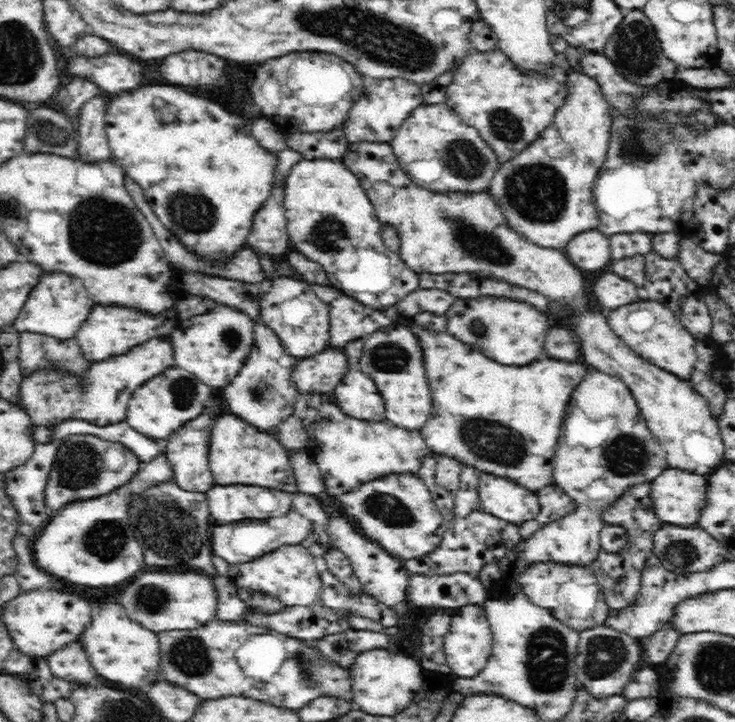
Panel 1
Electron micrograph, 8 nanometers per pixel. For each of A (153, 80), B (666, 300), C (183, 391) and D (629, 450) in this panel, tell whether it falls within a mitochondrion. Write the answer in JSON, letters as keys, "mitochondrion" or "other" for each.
{"A":"other","B":"other","C":"mitochondrion","D":"mitochondrion"}

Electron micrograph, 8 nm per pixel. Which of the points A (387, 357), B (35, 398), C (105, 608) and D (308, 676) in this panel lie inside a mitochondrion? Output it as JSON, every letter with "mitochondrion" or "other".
{"A":"mitochondrion","B":"other","C":"other","D":"mitochondrion"}

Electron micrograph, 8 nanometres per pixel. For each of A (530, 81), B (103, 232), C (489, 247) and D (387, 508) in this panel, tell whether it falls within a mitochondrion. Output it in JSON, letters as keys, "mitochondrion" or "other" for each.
{"A":"other","B":"mitochondrion","C":"mitochondrion","D":"mitochondrion"}

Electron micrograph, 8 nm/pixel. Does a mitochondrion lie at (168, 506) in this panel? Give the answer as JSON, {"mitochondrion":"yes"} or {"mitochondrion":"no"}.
{"mitochondrion":"yes"}

